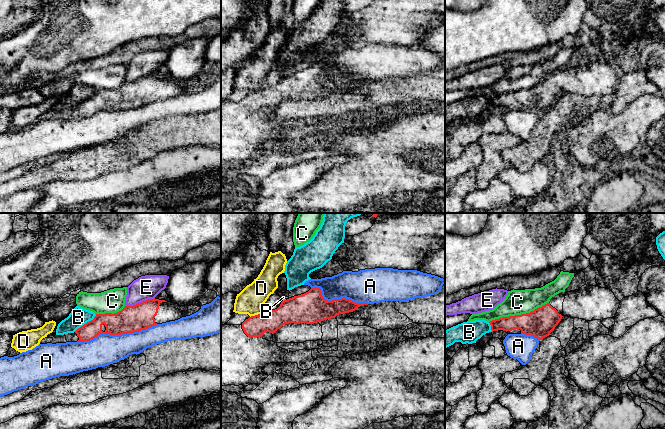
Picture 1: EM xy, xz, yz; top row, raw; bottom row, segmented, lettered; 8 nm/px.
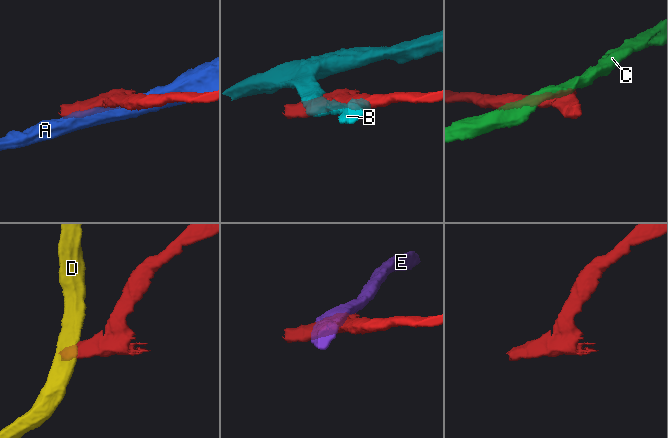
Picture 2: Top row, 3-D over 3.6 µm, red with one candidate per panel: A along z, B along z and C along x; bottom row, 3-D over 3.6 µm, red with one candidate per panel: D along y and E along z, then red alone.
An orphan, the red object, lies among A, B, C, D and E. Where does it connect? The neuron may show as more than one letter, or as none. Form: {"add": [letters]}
{"add": []}

